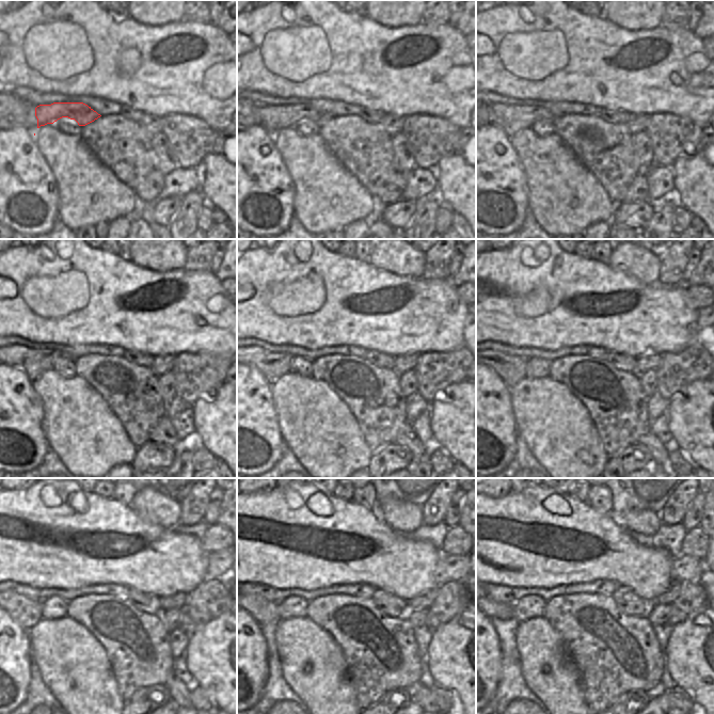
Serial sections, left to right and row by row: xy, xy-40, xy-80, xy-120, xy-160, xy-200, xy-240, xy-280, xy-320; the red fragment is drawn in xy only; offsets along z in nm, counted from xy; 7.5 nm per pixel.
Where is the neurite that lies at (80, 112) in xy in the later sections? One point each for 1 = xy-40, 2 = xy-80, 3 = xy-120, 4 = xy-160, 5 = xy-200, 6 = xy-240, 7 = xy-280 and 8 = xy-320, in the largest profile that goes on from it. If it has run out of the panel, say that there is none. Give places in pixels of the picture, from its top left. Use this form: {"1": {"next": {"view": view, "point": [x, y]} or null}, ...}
{"1": {"next": {"view": "xy-40", "point": [272, 120]}}, "2": {"next": {"view": "xy-80", "point": [512, 120]}}, "3": {"next": {"view": "xy-120", "point": [34, 363]}}, "4": {"next": {"view": "xy-160", "point": [272, 365]}}, "5": {"next": {"view": "xy-200", "point": [510, 369]}}, "6": {"next": {"view": "xy-240", "point": [27, 613]}}, "7": {"next": {"view": "xy-280", "point": [264, 612]}}, "8": {"next": {"view": "xy-320", "point": [497, 609]}}}

